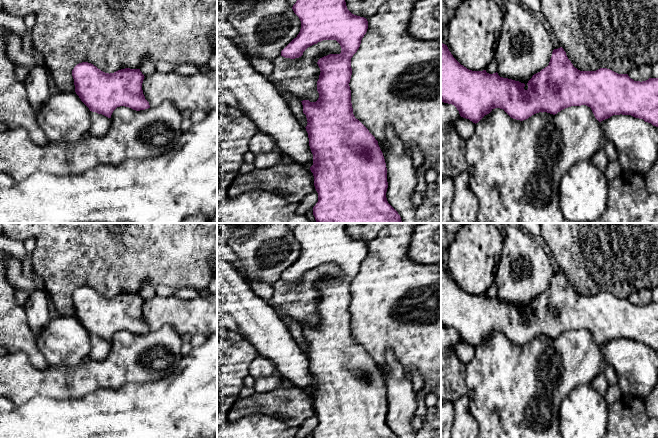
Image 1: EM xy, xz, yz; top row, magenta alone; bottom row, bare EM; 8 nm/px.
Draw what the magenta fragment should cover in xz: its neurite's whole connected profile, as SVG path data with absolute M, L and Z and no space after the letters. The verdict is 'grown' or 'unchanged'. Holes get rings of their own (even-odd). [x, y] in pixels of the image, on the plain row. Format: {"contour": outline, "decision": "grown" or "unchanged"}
{"contour": "M297 223L292 233L301 245L301 253L281 275L281 280L299 282L308 271L323 264L336 264L342 273L340 278L329 278L317 286L321 295L317 305L318 324L301 325L313 378L310 394L318 417L313 438L398 438L386 422L387 392L378 365L355 342L351 327L351 282L367 256L367 243L352 238L345 223Z", "decision": "unchanged"}

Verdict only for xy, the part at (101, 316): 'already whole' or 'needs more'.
already whole

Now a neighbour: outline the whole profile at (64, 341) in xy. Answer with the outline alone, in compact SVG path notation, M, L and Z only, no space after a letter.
M75 315L58 316L37 335L36 344L51 366L75 366L91 350L91 335Z

